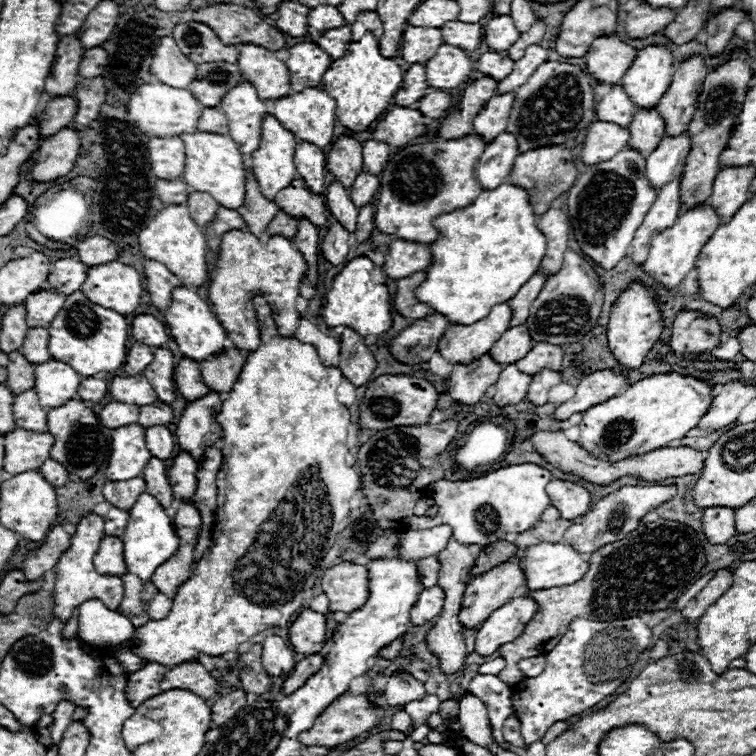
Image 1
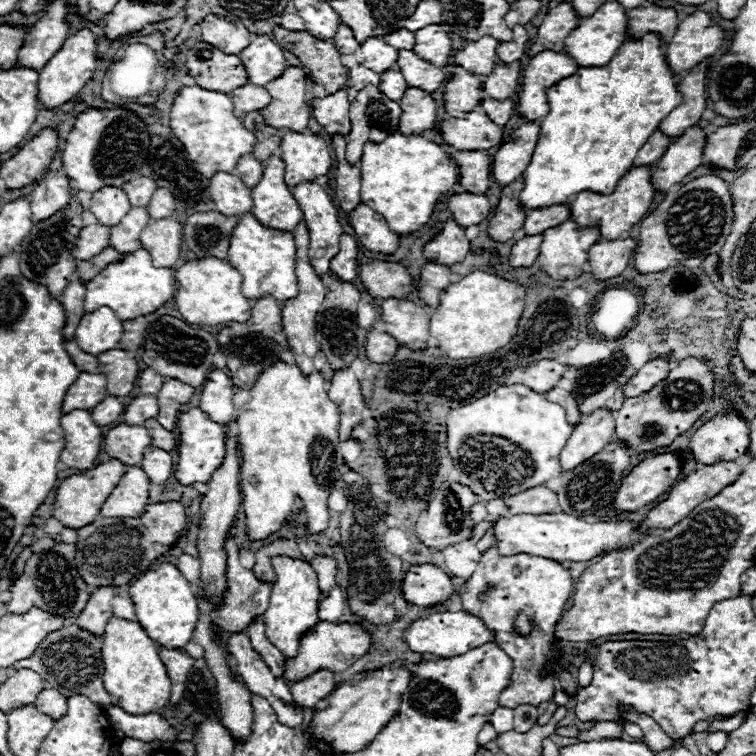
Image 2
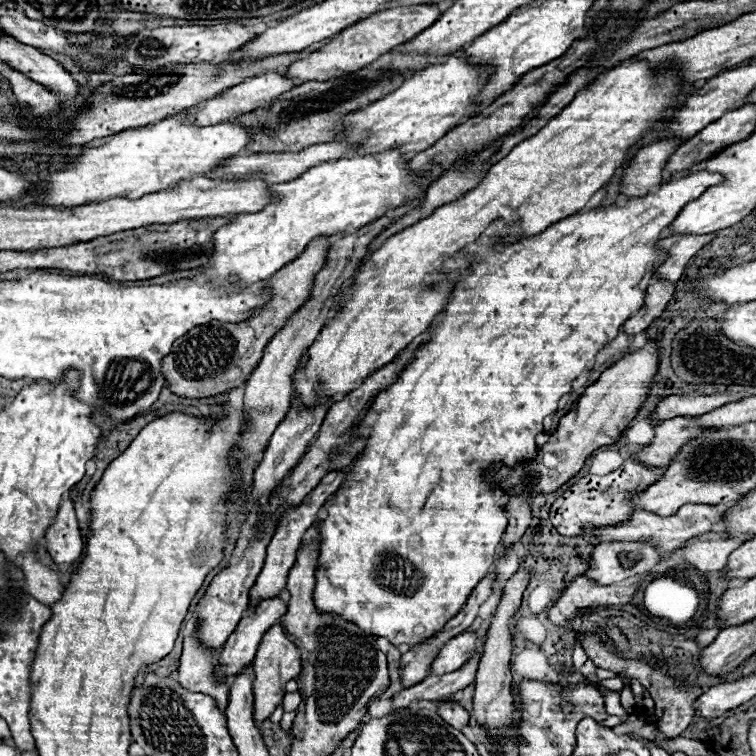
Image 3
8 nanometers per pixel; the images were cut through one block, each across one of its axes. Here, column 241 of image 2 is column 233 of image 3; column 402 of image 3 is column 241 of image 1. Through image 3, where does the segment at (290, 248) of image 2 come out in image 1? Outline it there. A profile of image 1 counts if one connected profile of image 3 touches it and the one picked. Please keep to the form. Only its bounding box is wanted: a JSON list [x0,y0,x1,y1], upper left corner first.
[180,132,246,208]

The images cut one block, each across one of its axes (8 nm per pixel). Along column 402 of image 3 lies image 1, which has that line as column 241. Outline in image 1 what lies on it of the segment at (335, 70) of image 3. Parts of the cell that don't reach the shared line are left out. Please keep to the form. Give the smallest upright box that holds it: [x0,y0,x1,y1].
[192,4,284,52]

